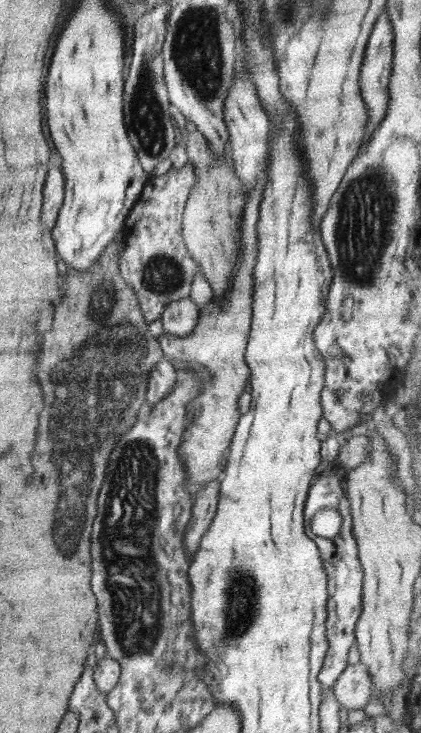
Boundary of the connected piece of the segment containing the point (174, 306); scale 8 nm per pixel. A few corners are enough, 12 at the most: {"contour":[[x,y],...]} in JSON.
{"contour":[[190,296],[168,303],[162,334],[187,336],[197,325]]}

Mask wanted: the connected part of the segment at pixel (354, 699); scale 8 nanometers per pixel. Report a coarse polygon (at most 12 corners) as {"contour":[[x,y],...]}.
{"contour":[[348,665],[334,684],[347,710],[364,708],[374,683],[366,665]]}

